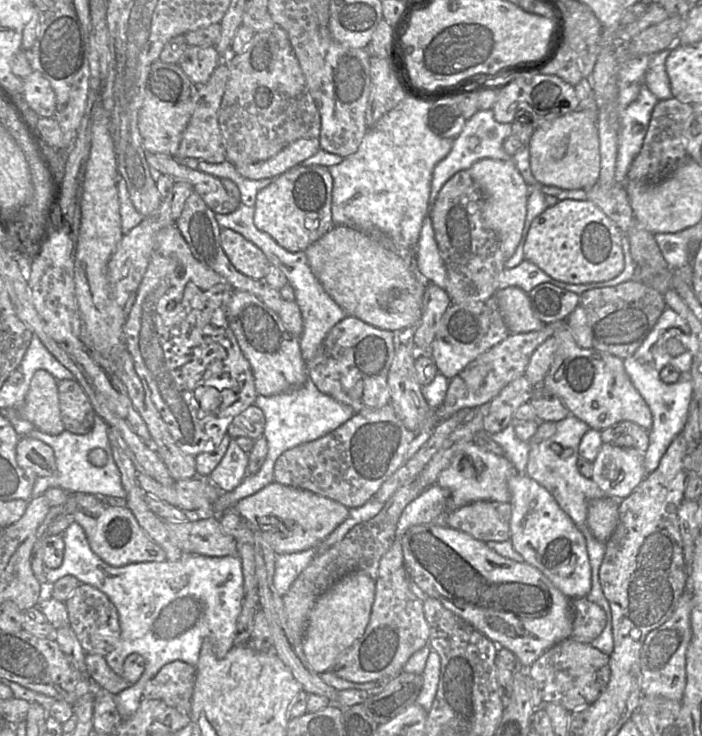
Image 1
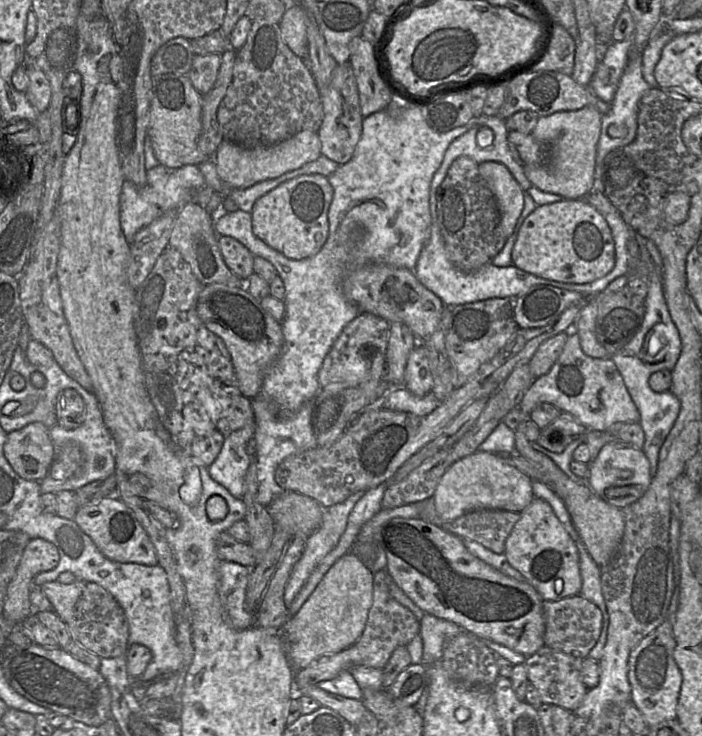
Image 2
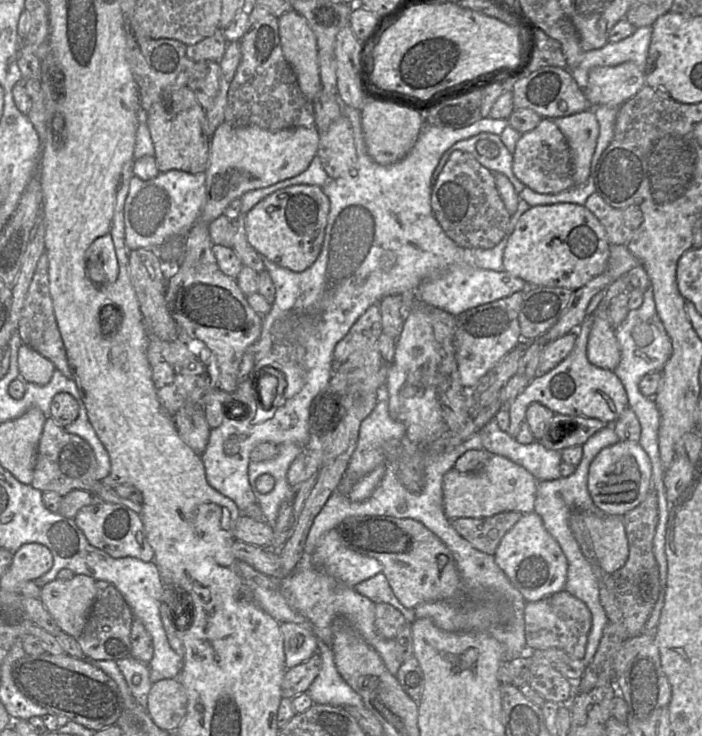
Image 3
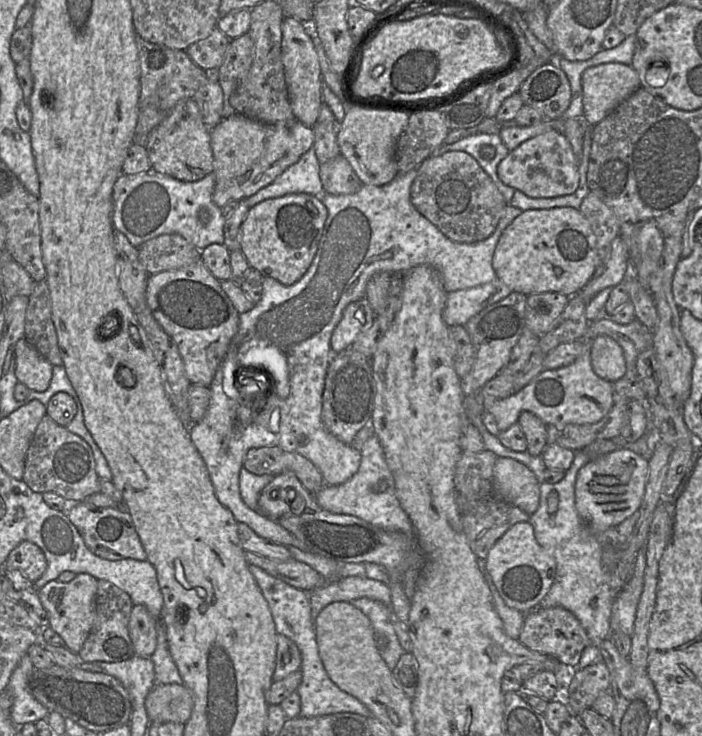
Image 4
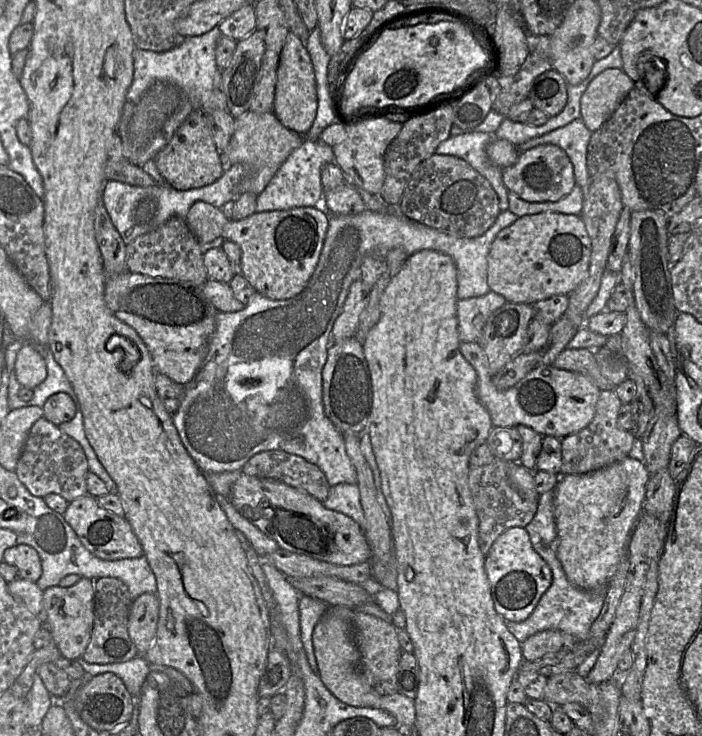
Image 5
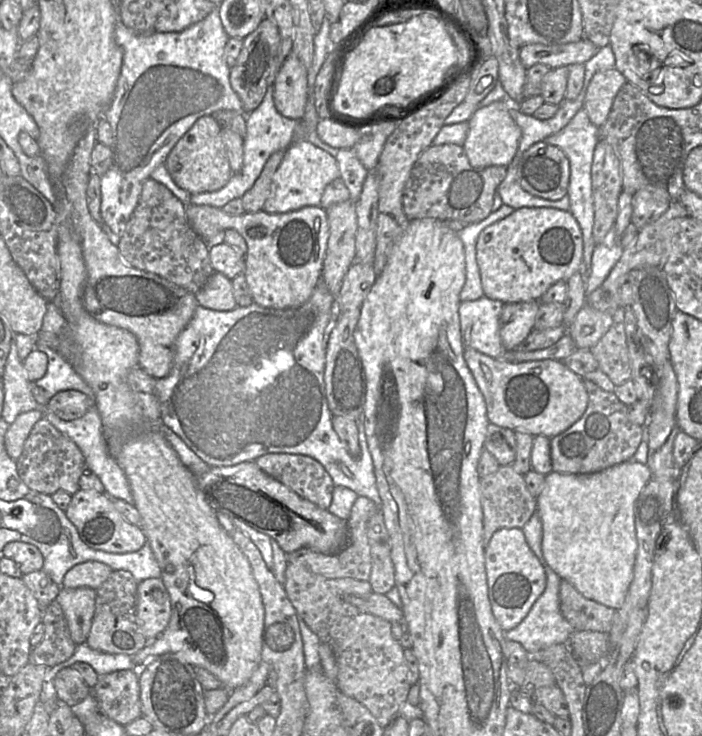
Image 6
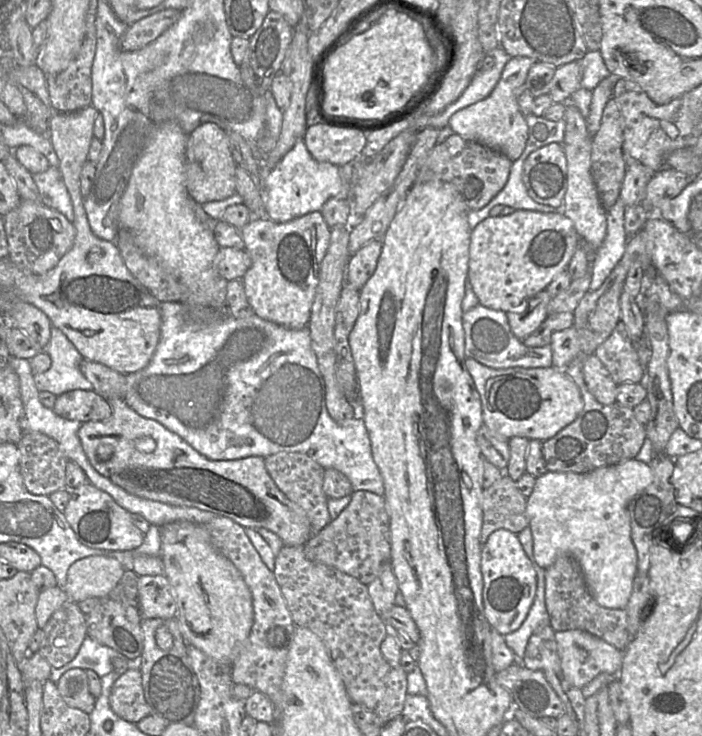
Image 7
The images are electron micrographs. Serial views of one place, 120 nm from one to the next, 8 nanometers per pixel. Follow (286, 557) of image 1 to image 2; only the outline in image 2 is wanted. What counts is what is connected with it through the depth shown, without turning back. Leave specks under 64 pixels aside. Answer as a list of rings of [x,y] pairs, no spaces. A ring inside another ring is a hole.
[[[358,491],[345,501],[324,510],[321,526],[307,538],[301,558],[294,565],[288,579],[284,592],[287,608],[292,604],[316,565],[338,543],[346,529],[351,510],[363,494],[364,491]]]

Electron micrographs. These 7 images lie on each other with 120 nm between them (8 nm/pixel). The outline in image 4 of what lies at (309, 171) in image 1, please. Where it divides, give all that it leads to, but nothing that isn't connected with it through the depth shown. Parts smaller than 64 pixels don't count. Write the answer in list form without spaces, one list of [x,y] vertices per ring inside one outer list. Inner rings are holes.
[[[288,194],[251,207],[240,227],[240,251],[249,267],[289,286],[310,267],[318,249],[328,211],[322,195]]]

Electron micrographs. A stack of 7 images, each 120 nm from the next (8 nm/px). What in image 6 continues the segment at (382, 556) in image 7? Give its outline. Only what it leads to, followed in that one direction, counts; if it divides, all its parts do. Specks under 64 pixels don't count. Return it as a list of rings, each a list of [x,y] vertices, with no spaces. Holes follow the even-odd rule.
[[[358,496],[347,520],[348,543],[341,551],[335,554],[323,554],[309,548],[302,548],[287,554],[287,561],[299,564],[307,570],[329,579],[352,578],[360,581],[369,581],[372,560],[367,527],[370,518],[378,510],[379,507],[372,500],[364,496]]]

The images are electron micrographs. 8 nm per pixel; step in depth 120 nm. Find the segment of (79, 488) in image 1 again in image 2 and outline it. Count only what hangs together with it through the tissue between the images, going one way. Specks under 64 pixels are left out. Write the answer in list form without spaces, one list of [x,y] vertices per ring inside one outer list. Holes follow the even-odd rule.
[[[79,388],[79,391],[81,391],[83,396],[82,399],[85,404],[85,420],[83,424],[72,430],[65,429],[56,424],[49,428],[49,435],[55,447],[61,446],[66,442],[74,442],[80,447],[85,459],[83,471],[80,475],[75,475],[66,480],[56,480],[47,475],[40,481],[37,481],[40,485],[41,494],[57,494],[64,490],[76,491],[91,482],[105,479],[115,473],[116,445],[109,430],[104,424],[98,400],[93,392],[89,392],[85,388]],[[98,458],[103,458],[105,461],[101,468],[98,468],[96,465],[96,460]]]

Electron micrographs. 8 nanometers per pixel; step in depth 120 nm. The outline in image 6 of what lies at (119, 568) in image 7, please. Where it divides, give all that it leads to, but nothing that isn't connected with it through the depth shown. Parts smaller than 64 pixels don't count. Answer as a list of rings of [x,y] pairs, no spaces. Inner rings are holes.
[[[87,561],[72,567],[64,576],[63,587],[89,587],[97,590],[112,573],[111,567],[97,562]]]

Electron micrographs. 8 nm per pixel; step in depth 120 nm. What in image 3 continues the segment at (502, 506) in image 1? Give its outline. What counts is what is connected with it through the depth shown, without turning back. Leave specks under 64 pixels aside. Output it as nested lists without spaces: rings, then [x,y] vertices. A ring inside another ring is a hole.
[[[506,511],[486,518],[451,519],[451,526],[481,552],[494,555],[502,537],[521,518],[522,513]]]

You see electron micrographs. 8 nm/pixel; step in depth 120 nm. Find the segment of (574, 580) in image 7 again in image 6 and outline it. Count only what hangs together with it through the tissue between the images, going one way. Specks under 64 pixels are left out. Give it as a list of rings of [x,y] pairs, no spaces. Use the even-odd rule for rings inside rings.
[[[562,579],[559,589],[560,611],[575,631],[609,633],[614,609],[583,596],[569,581]]]

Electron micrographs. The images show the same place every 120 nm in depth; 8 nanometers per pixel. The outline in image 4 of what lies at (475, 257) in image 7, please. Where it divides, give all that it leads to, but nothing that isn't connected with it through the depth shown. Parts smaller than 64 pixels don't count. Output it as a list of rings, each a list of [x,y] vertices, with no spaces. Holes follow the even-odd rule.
[[[564,206],[522,211],[503,230],[492,265],[497,278],[512,291],[526,296],[544,292],[573,296],[591,281],[599,258],[589,221],[579,209]]]

